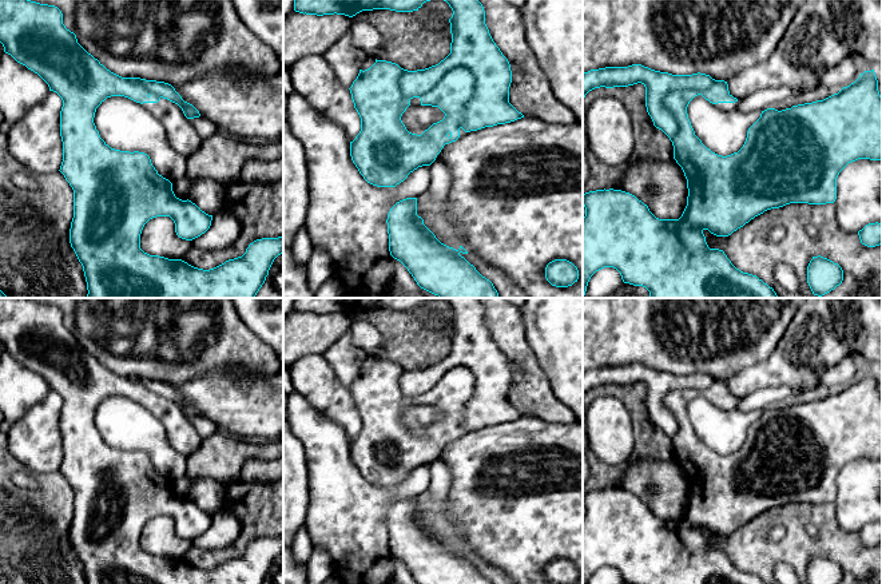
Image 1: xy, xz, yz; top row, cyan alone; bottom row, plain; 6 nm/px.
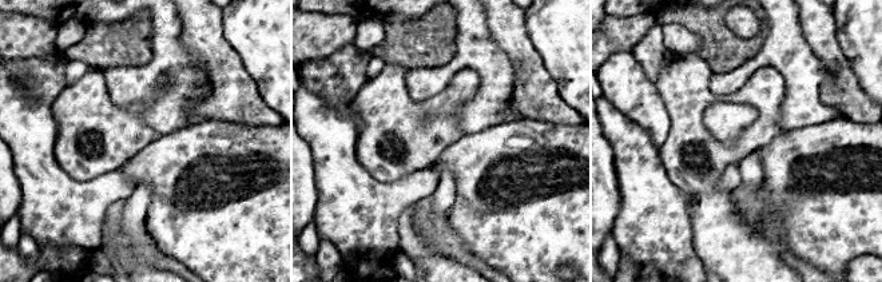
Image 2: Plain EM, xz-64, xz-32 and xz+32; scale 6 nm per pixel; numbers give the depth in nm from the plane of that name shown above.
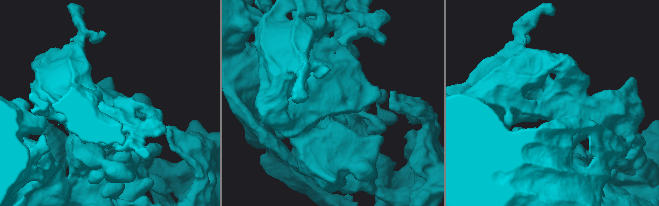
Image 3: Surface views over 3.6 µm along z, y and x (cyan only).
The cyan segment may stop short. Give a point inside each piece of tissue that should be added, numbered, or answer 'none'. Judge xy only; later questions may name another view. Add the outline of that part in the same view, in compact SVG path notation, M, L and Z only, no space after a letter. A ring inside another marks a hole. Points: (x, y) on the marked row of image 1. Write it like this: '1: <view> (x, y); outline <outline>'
1: xy (182, 136); outline M160 98L158 103L143 103L143 106L160 118L167 142L174 151L187 158L200 147L202 138L178 104Z

